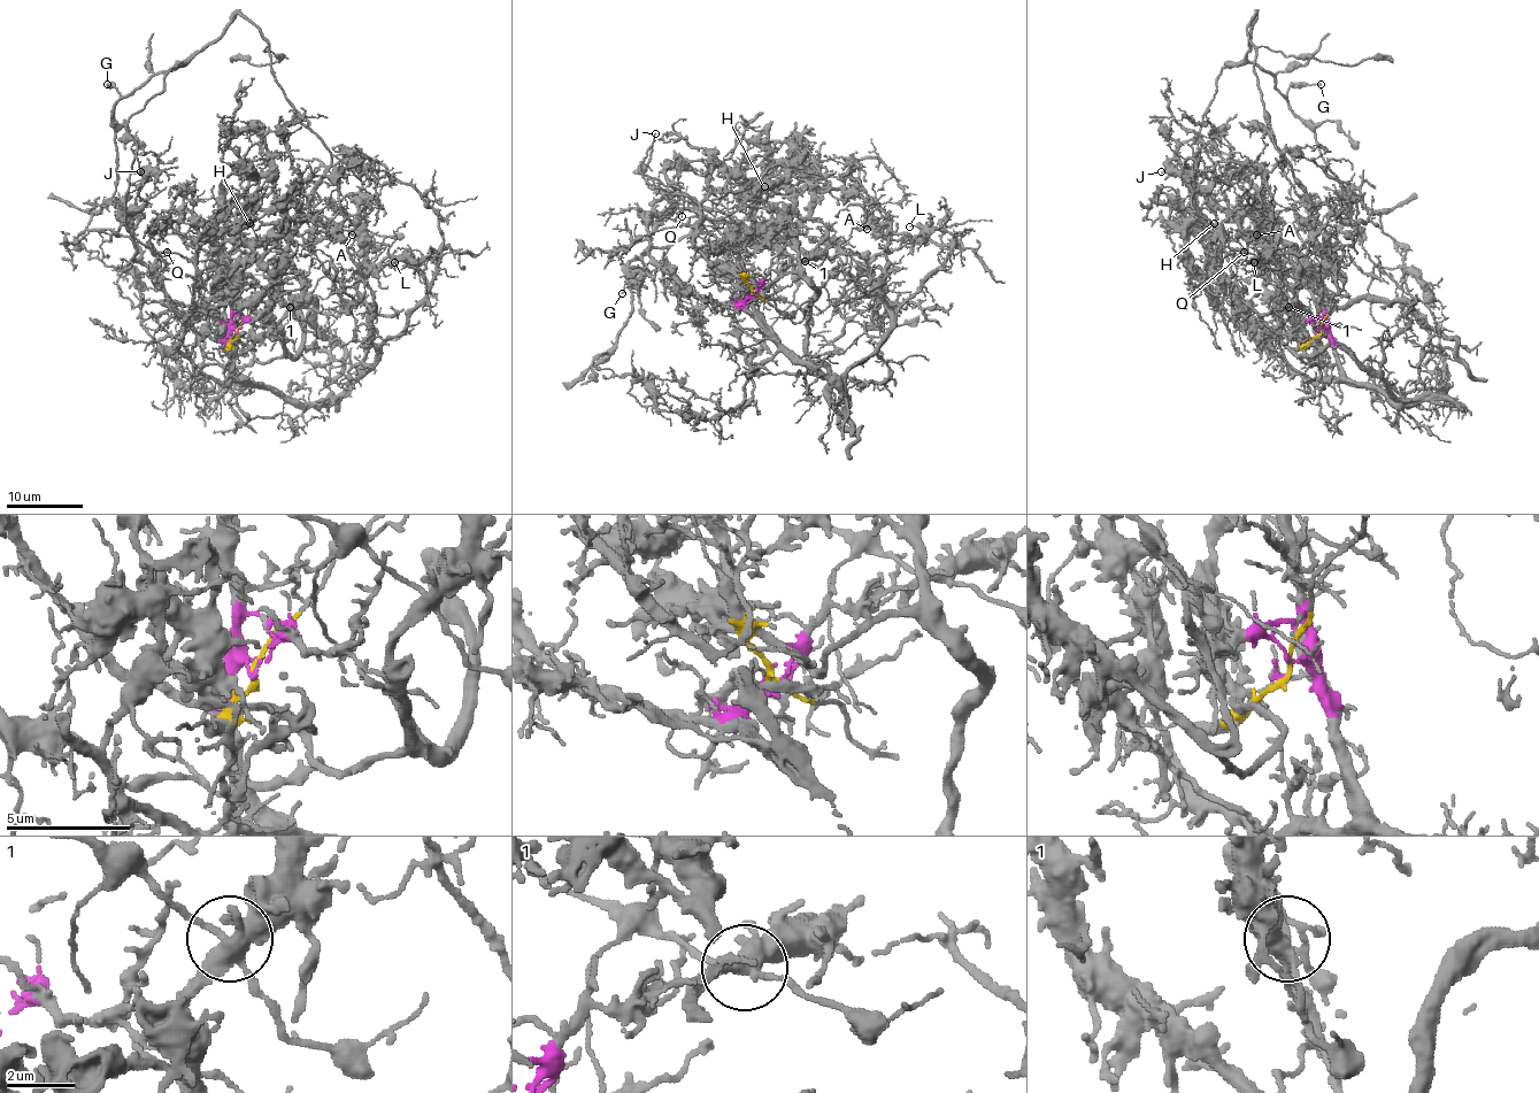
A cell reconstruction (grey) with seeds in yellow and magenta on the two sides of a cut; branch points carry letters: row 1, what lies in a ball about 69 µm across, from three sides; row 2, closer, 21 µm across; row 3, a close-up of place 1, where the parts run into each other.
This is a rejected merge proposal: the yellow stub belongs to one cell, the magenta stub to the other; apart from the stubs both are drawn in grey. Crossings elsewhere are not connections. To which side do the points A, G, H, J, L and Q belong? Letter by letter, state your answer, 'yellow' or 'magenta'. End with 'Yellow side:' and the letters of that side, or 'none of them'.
A: magenta
G: yellow
H: magenta
J: yellow
L: magenta
Q: yellow
Yellow side: G, J, Q

